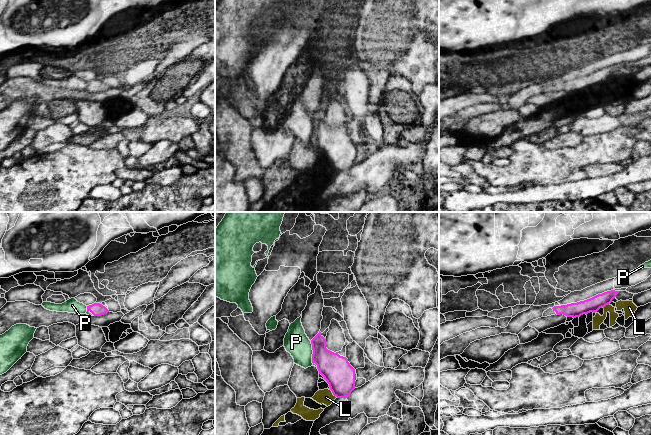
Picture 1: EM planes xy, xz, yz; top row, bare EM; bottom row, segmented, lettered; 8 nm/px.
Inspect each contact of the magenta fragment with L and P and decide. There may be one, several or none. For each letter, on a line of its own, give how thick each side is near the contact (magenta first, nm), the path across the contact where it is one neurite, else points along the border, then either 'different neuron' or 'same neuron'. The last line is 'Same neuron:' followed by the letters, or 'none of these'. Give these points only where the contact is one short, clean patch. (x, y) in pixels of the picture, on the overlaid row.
L: 240/120 nm | along xz (330, 389), (337, 397) | different neuron
P: 240/200 nm | along xz (310, 341), (312, 363) | different neuron
Same neuron: none of these

